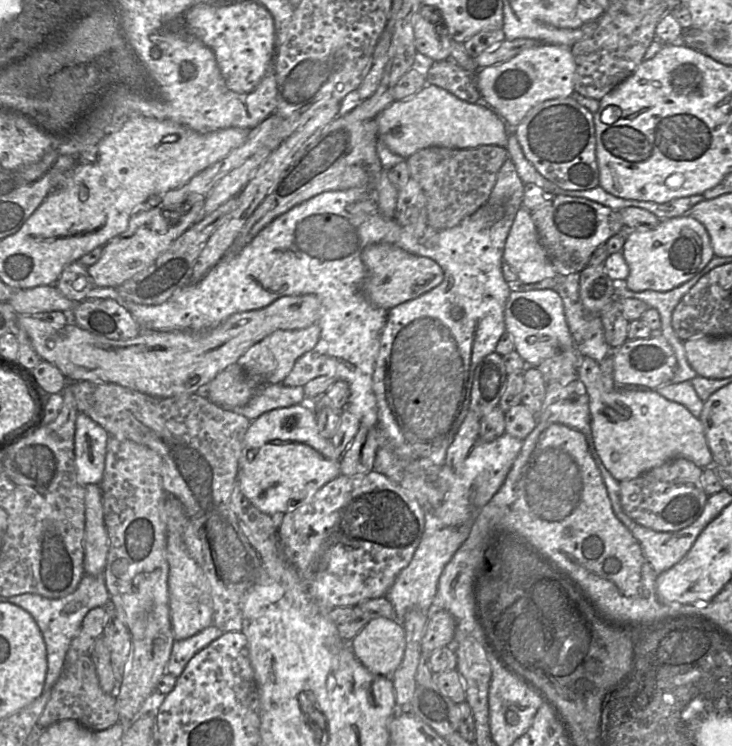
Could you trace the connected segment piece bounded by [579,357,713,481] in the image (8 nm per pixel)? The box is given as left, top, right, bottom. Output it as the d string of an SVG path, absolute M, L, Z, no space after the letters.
M590 357L582 359L579 380L589 397L595 450L617 481L634 479L677 457L686 458L702 469L712 466L703 425L683 405L664 398L656 390L606 391L601 382L600 364Z

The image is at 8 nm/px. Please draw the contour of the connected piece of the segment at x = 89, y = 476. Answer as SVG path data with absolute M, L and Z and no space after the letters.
M78 413L74 452L77 480L81 485L102 482L109 435L88 415Z

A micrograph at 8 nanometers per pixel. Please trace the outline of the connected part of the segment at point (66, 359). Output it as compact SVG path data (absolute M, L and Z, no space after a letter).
M300 295L300 296L284 296L279 299L276 299L274 302L268 306L258 309L251 310L247 312L239 312L231 315L218 326L205 331L205 332L193 332L193 331L170 331L170 332L158 332L158 331L142 331L138 336L130 338L127 340L111 340L101 336L96 336L87 332L86 330L78 327L74 323L70 322L64 326L57 327L51 323L45 322L40 318L34 315L18 315L17 317L17 326L25 330L28 334L31 344L37 354L41 357L42 360L47 361L55 365L63 375L68 379L69 382L76 381L91 381L95 383L114 383L130 389L148 394L153 397L158 398L170 398L175 396L181 396L186 394L196 394L197 390L203 386L207 385L215 376L226 369L231 364L234 364L238 359L254 344L260 342L268 335L272 334L278 330L299 330L307 328L313 324L316 324L322 315L322 306L320 299L315 295Z

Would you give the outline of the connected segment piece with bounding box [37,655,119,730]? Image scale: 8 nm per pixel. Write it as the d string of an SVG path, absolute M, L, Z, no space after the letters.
M82 655L75 662L64 664L64 668L51 688L50 698L37 720L37 725L47 728L55 722L65 719L72 719L90 730L104 730L119 721L119 714L116 707L116 698L111 693L104 692L100 686L95 664L90 655Z

